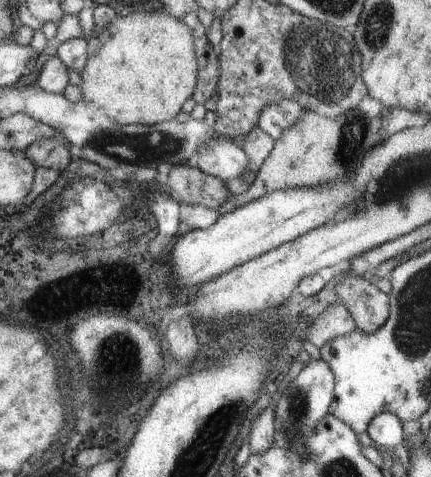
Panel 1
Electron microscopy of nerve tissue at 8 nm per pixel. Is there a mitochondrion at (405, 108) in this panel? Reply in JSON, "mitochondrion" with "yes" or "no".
{"mitochondrion":"no"}

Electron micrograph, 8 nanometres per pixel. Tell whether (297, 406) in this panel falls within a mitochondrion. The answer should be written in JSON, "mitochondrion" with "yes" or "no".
{"mitochondrion":"yes"}

